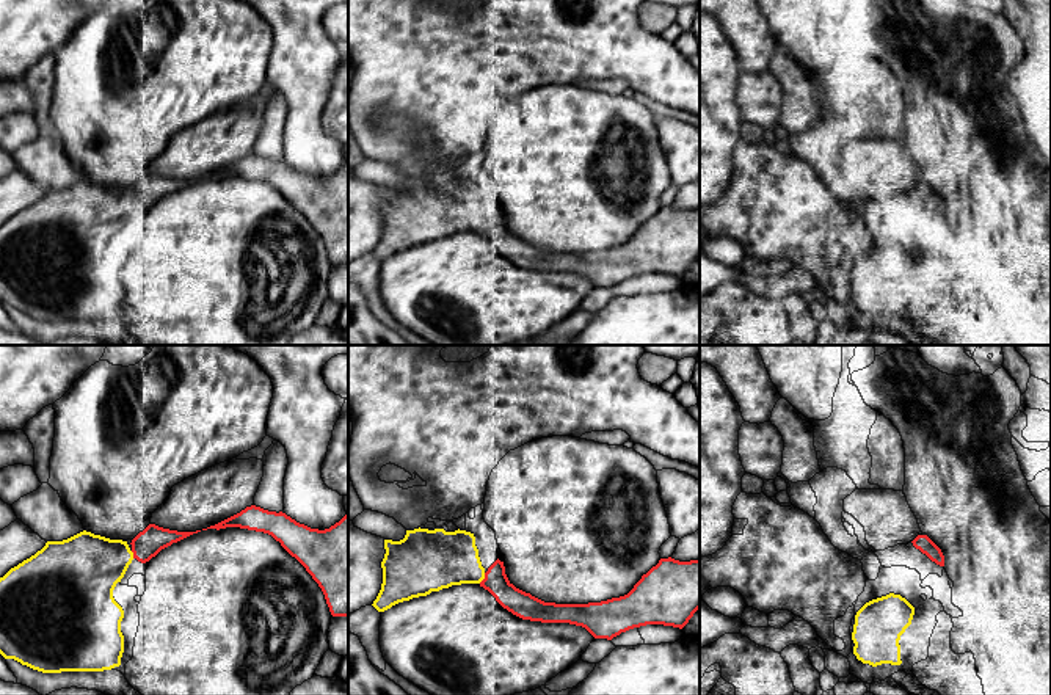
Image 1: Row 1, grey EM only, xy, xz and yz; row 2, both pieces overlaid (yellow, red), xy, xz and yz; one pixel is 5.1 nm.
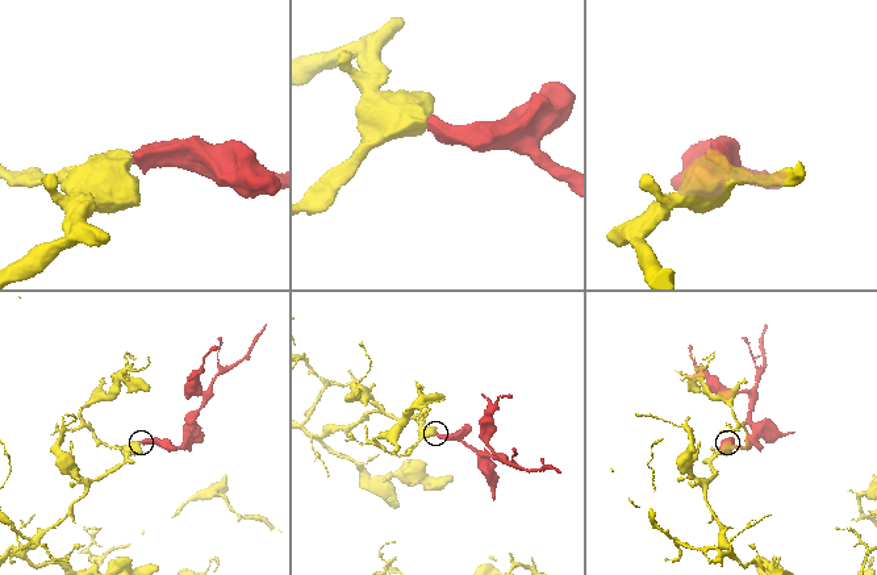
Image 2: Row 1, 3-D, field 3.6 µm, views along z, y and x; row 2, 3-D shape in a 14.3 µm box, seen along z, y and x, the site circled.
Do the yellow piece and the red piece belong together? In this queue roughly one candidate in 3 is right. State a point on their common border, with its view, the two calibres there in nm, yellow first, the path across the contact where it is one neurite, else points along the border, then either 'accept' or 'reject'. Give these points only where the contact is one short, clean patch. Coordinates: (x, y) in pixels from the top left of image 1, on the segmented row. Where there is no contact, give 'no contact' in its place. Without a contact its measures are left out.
meets yellow in xz at (483, 578); 300 nm thick on the yellow side, 130 nm on the other; accept

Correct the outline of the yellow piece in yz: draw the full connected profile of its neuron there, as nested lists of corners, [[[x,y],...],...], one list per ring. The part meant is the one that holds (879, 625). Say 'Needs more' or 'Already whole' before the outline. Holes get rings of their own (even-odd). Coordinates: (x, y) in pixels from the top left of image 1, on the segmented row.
Already whole. [[[900,595],[866,602],[855,615],[852,640],[853,654],[872,667],[900,665],[900,635],[911,624],[915,607]]]

